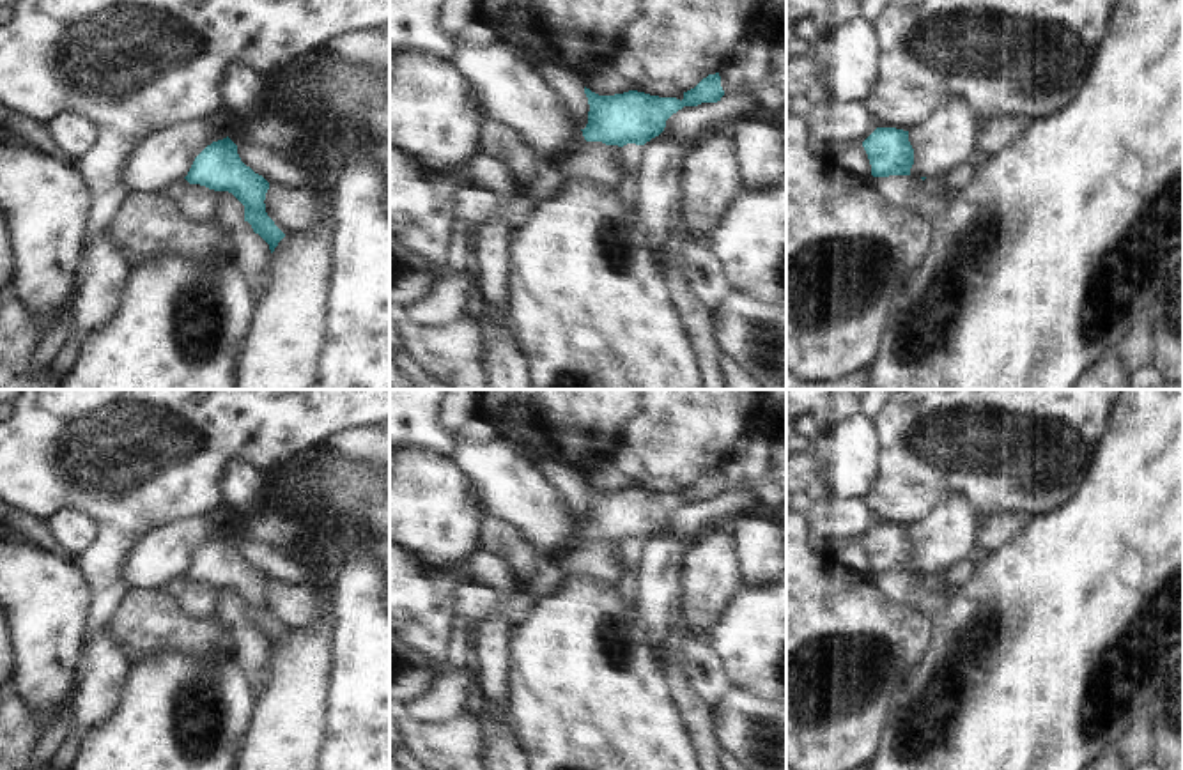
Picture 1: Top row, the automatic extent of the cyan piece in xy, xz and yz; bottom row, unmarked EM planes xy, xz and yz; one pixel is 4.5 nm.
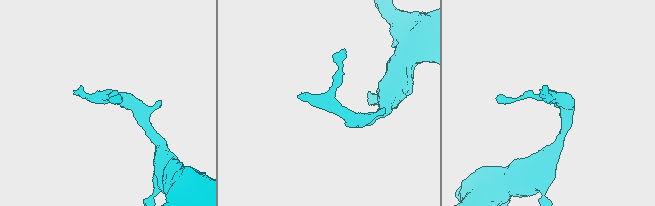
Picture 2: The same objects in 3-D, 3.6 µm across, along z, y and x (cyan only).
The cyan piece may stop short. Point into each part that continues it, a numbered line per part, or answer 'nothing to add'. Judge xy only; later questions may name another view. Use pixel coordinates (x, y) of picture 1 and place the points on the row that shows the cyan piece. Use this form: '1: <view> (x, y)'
1: xy (174, 192)

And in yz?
nothing to add

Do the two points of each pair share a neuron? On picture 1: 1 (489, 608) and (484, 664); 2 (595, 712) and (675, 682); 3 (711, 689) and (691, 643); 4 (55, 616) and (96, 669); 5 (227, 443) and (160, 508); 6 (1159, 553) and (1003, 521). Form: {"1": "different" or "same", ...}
{"1": "different", "2": "different", "3": "same", "4": "different", "5": "same", "6": "different"}

